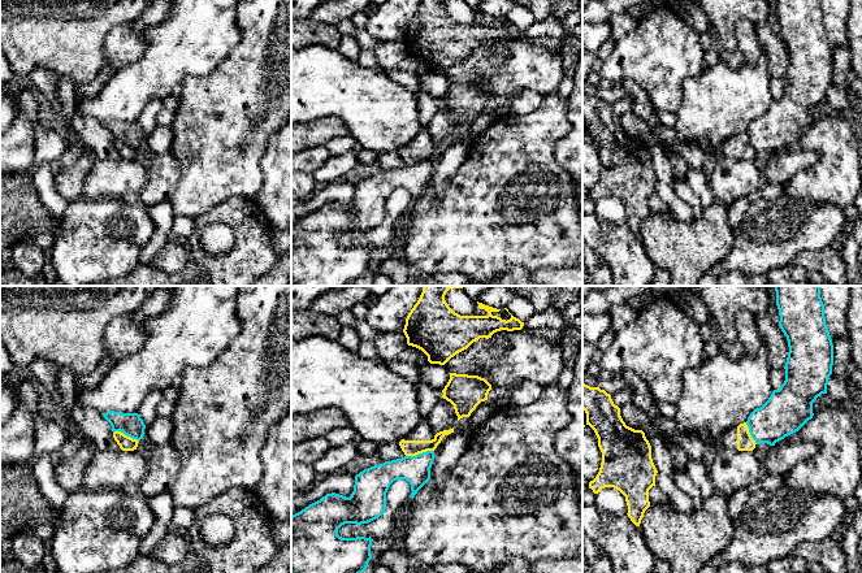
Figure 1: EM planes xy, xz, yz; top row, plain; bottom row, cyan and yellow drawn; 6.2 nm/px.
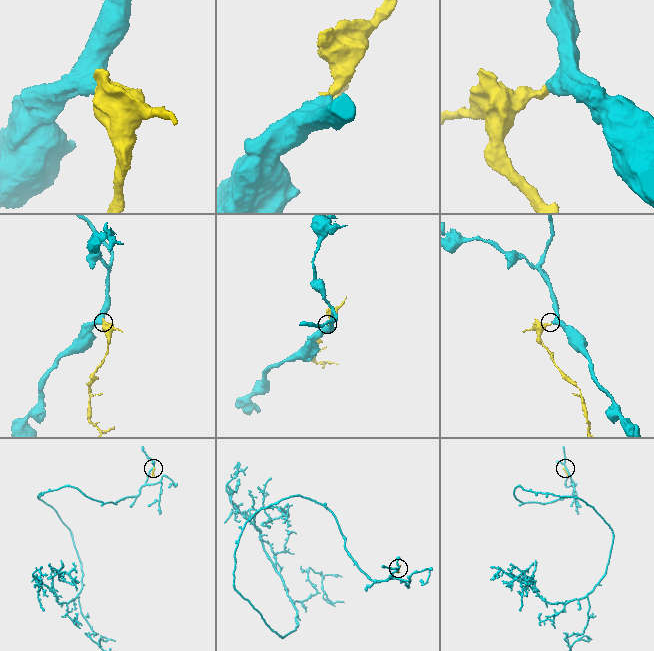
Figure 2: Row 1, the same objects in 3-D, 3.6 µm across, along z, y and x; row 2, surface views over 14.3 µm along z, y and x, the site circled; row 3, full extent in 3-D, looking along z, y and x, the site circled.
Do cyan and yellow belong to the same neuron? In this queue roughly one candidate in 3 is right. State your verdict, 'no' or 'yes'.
no

